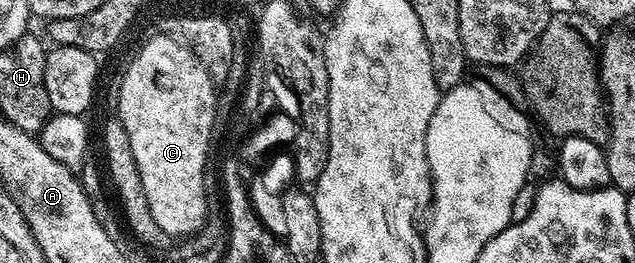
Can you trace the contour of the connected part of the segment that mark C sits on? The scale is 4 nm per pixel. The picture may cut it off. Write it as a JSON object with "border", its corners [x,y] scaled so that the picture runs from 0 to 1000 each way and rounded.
{"border":[[[244,129],[220,183],[220,202],[209,221],[202,243],[202,262],[195,274],[195,293],[189,304],[189,354],[183,365],[183,411],[186,422],[186,452],[192,464],[192,479],[202,513],[205,540],[205,570],[211,586],[211,616],[217,631],[217,662],[220,665],[220,703],[230,738],[230,768],[236,783],[236,814],[243,814],[243,844],[249,844],[249,859],[271,905],[280,897],[307,901],[317,878],[320,856],[326,844],[328,776],[324,707],[320,703],[321,654],[331,639],[328,616],[328,559],[334,548],[334,498],[340,487],[340,335],[328,255],[315,232],[313,217],[302,198],[294,163],[283,167],[276,133]]]}

